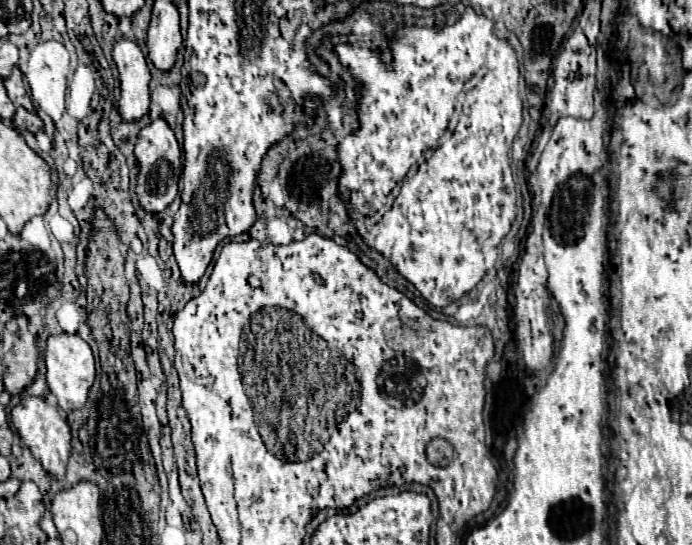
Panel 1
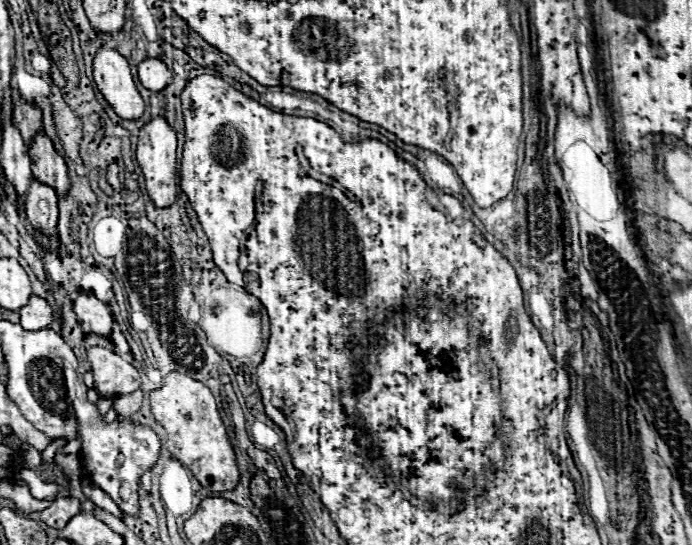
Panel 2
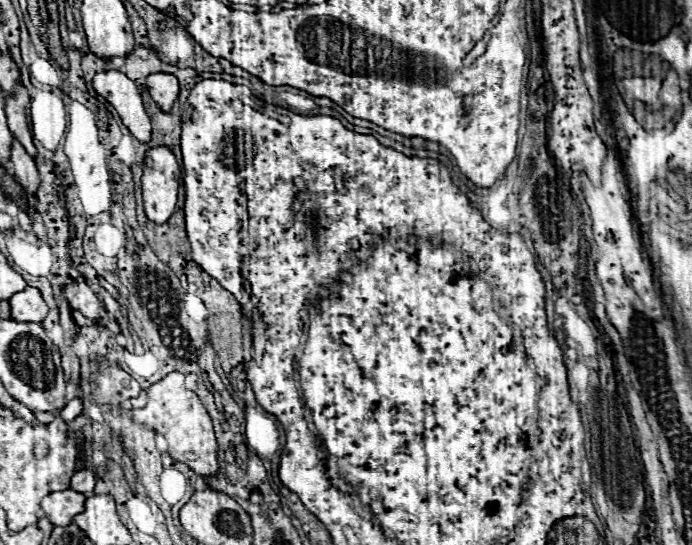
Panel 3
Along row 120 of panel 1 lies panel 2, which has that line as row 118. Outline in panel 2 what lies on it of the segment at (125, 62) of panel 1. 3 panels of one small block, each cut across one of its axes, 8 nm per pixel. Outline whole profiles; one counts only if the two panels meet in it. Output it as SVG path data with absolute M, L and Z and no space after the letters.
M98 48L94 56L94 82L120 118L134 120L144 114L146 104L134 84L126 58L118 50Z

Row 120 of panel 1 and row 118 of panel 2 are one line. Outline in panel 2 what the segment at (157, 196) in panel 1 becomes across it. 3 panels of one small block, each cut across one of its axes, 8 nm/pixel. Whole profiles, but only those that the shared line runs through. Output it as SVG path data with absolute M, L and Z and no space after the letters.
M164 116L152 118L148 124L140 130L140 142L136 148L136 160L146 176L146 188L150 198L158 208L170 206L176 200L178 186L176 186L176 132L166 122Z

